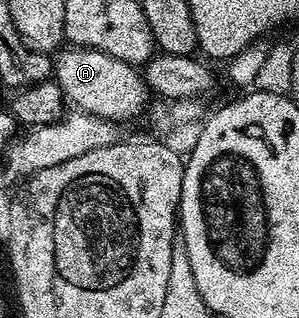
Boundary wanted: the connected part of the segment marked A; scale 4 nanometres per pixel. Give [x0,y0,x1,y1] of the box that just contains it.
[54,47,150,123]

